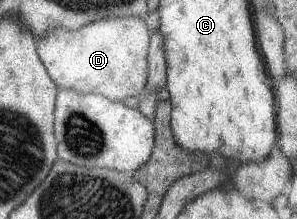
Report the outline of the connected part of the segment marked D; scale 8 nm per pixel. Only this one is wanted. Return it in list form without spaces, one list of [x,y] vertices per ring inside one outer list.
[[[141,16],[100,19],[78,31],[54,29],[35,39],[36,53],[48,77],[58,87],[74,91],[100,93],[106,99],[122,102],[124,97],[138,97],[146,85],[147,47],[150,35]]]

